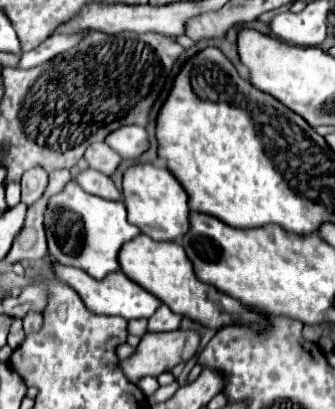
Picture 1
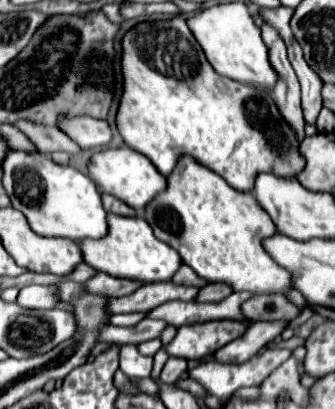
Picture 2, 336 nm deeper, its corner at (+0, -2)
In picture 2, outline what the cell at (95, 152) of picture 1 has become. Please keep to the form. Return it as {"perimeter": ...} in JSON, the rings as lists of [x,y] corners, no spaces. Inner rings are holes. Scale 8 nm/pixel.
{"perimeter":[[[16,122],[16,128],[24,132],[30,142],[44,154],[52,154],[56,150],[66,150],[68,154],[80,152],[80,146],[72,142],[62,130],[56,126],[36,126],[36,122]]]}

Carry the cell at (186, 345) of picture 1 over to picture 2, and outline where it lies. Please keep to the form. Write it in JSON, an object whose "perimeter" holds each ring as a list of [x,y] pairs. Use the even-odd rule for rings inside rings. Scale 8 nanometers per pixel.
{"perimeter":[[[212,320],[202,324],[180,326],[176,338],[166,346],[170,356],[200,360],[208,354],[226,346],[228,342],[240,338],[248,326],[238,320]]]}

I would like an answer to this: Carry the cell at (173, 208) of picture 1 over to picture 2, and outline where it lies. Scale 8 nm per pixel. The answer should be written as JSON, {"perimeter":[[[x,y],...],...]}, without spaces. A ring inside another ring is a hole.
{"perimeter":[[[128,146],[106,148],[92,154],[88,162],[88,176],[96,182],[96,186],[100,186],[100,192],[108,192],[116,196],[118,200],[126,202],[138,212],[142,212],[144,206],[166,186],[166,178],[152,166],[152,162]]]}

